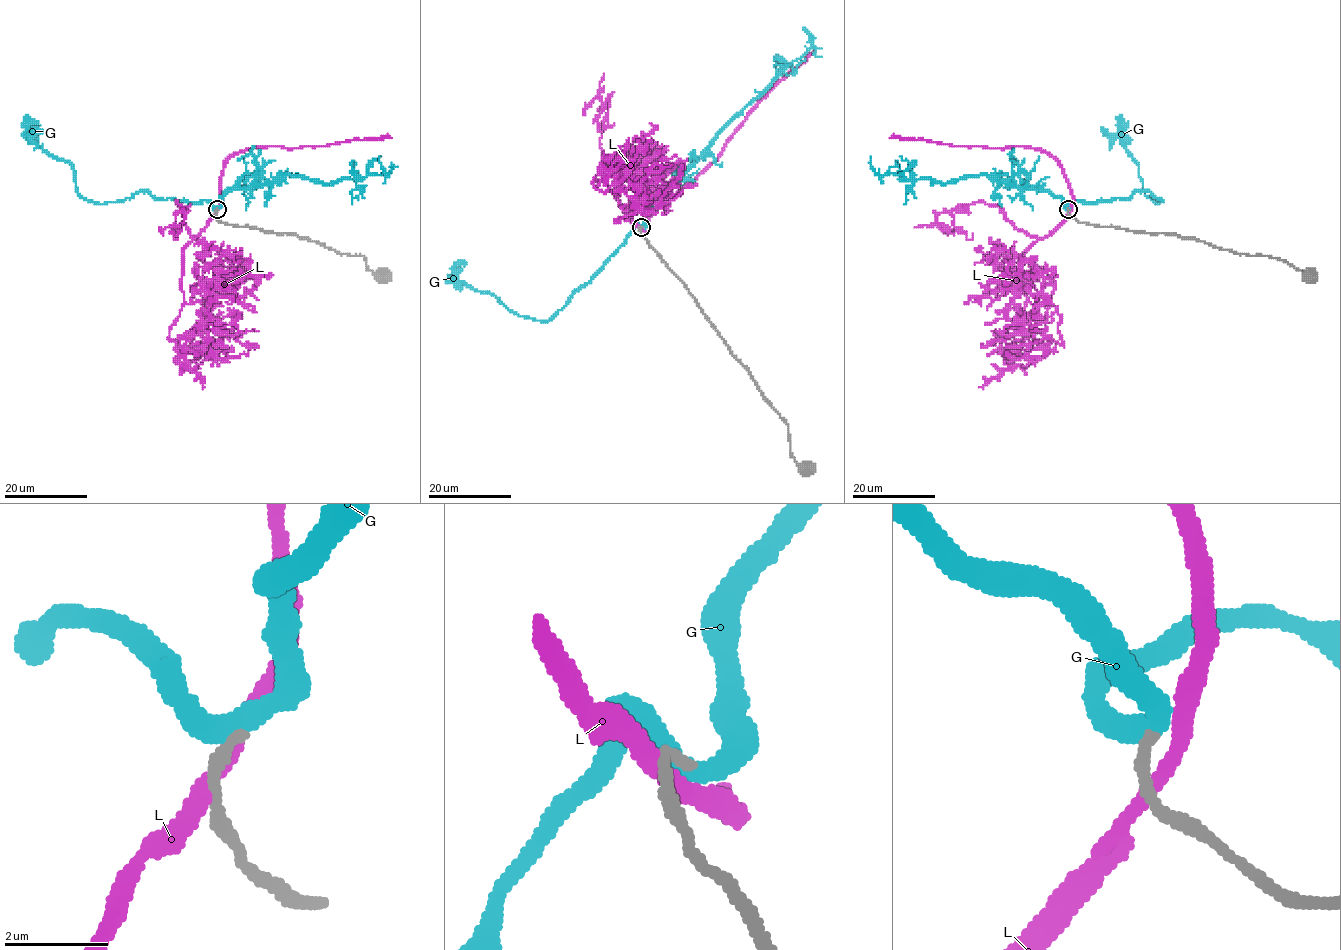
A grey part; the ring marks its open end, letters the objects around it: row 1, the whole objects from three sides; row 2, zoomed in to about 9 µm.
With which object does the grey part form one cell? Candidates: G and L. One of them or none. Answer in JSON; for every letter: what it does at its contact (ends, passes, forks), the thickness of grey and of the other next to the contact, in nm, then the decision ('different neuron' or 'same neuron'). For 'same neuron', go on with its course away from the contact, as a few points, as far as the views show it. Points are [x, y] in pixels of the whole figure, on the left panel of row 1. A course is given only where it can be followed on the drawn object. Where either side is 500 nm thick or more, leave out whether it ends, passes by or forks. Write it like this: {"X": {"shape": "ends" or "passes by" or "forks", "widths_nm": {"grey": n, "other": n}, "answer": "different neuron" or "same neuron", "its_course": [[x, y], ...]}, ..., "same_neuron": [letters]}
{"G": {"shape": "passes by", "widths_nm": {"grey": 280, "other": 400}, "answer": "same neuron", "its_course": [[216, 209], [207, 200], [155, 198], [147, 191], [125, 200], [85, 199], [74, 168], [31, 135], [43, 133]]}, "L": {"shape": "passes by", "widths_nm": {"grey": 340, "other": 320}, "answer": "different neuron"}, "same_neuron": ["G"]}

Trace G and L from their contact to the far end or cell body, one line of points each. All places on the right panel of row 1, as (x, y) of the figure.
G: (1068, 209), (1073, 200), (1111, 201), (1136, 191), (1161, 201), (1143, 191), (1123, 140), (1104, 133)
L: (1068, 214), (1020, 264), (1021, 288), (1034, 304), (1056, 308), (1062, 341), (1020, 358), (1005, 354)

